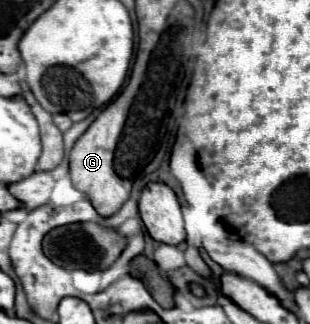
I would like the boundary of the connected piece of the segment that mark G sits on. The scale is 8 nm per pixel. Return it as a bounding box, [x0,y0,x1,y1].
[70,101,132,217]

